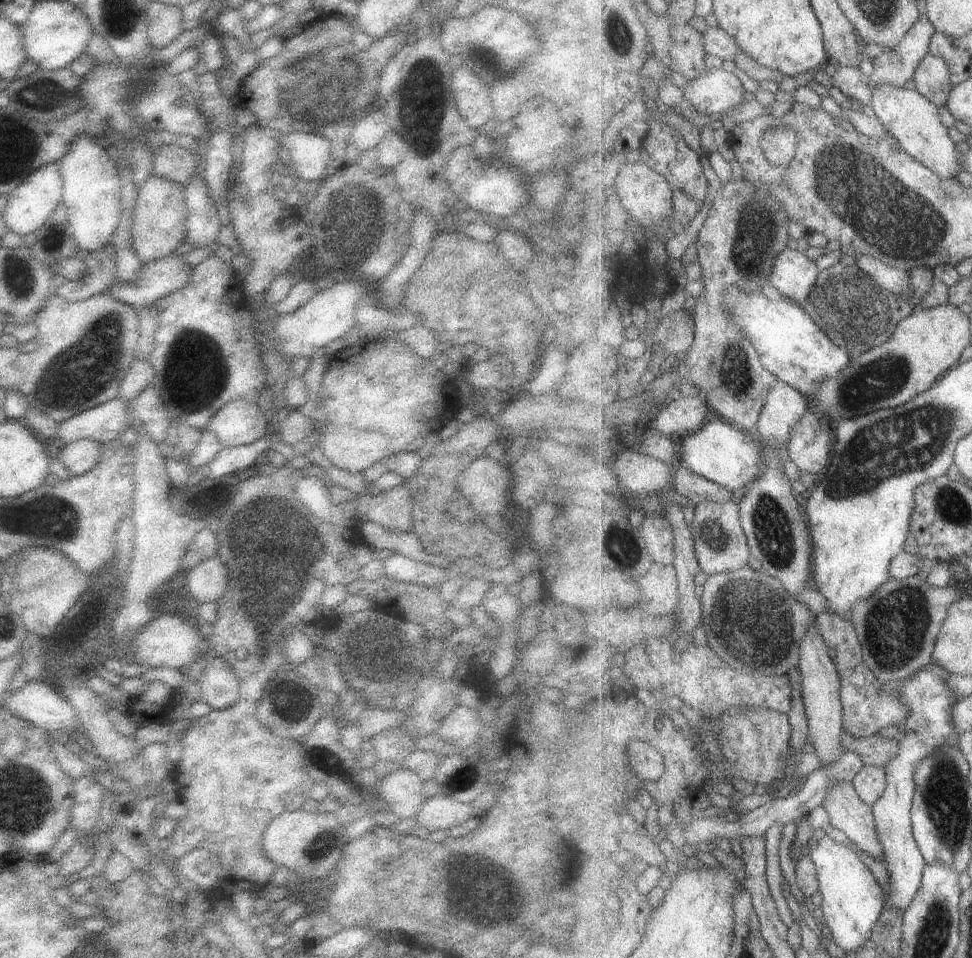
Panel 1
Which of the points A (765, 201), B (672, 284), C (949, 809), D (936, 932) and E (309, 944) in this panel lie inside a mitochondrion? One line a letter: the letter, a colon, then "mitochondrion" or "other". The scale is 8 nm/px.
A: other
B: other
C: mitochondrion
D: mitochondrion
E: other

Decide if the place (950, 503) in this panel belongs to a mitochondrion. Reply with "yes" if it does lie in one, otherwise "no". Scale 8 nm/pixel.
yes

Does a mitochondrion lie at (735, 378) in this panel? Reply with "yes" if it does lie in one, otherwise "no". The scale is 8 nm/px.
yes

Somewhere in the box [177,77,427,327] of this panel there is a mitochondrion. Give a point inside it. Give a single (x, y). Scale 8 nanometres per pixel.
(354, 217)

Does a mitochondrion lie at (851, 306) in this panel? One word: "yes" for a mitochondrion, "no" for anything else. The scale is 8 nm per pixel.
yes

